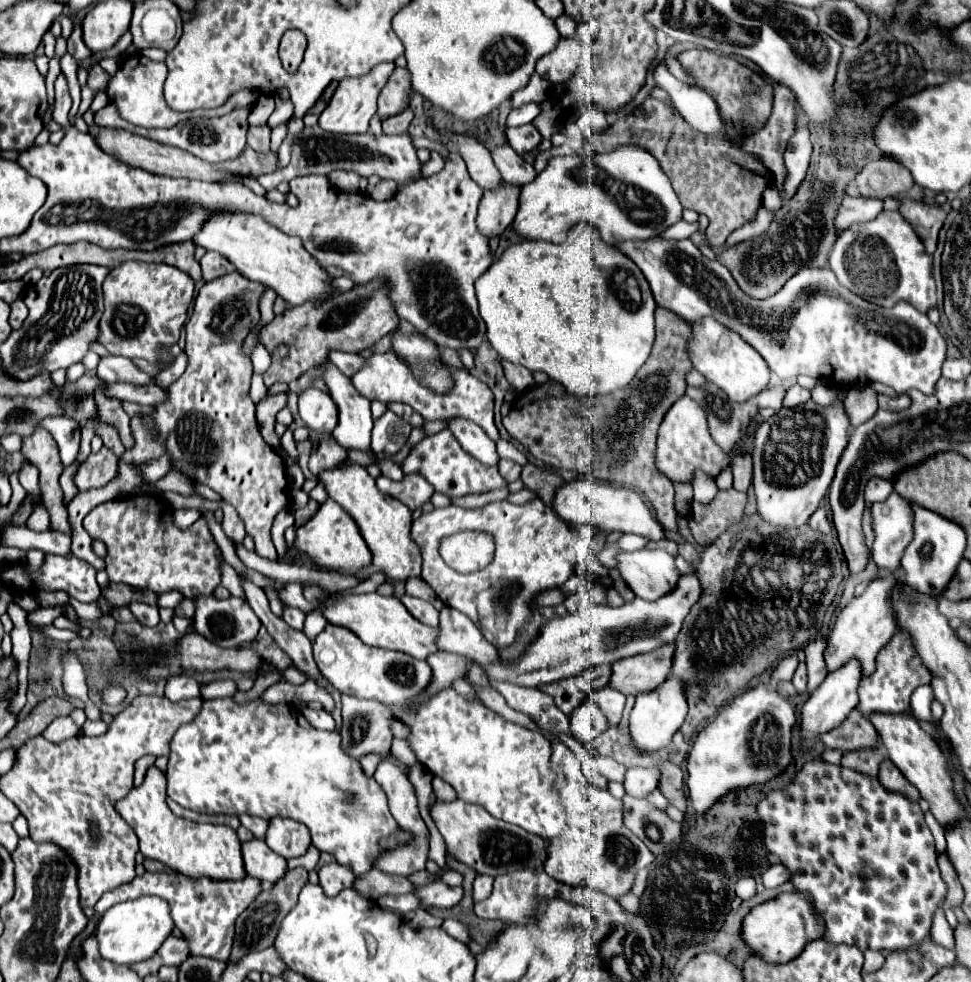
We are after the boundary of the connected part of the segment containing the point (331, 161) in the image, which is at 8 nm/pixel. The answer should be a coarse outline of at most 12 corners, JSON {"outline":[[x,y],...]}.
{"outline":[[305,128],[291,162],[257,178],[265,190],[297,176],[351,170],[399,186],[421,162],[409,134]]}

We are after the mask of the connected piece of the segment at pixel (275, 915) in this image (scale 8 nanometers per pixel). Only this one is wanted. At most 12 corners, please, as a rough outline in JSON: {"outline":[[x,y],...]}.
{"outline":[[287,870],[237,918],[229,962],[273,946],[307,884]]}

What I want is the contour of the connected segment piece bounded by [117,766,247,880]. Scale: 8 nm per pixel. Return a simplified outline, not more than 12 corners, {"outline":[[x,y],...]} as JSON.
{"outline":[[165,774],[117,802],[139,852],[179,874],[245,878],[229,826],[185,822],[165,804]]}

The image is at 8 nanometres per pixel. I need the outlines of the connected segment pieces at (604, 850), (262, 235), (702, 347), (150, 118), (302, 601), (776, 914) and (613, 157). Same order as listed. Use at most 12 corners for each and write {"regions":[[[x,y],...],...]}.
{"regions":[[[555,788],[571,816],[545,872],[619,898],[655,856],[623,824],[623,802]],[[213,212],[191,240],[291,306],[331,278],[261,216]],[[715,318],[691,322],[693,368],[733,402],[769,384],[769,366]],[[141,54],[121,62],[107,96],[121,118],[167,128],[255,104],[249,90],[221,108],[175,112],[163,98],[167,66]],[[303,584],[277,588],[283,608],[321,610],[367,646],[417,660],[437,652],[437,628],[395,596],[307,600]],[[779,894],[743,920],[745,944],[793,960],[825,928],[809,894]],[[639,146],[551,158],[513,226],[563,242],[579,222],[605,244],[681,220]]]}

